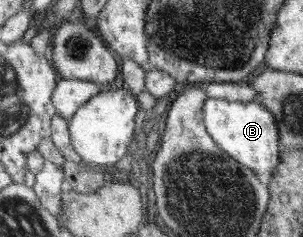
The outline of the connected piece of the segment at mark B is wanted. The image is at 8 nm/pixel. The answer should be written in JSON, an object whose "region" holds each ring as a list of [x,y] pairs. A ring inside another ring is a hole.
{"region":[[[209,98],[203,111],[208,133],[218,146],[231,154],[233,159],[249,166],[256,174],[270,179],[276,177],[283,147],[275,114],[268,107],[256,101],[244,103]]]}

